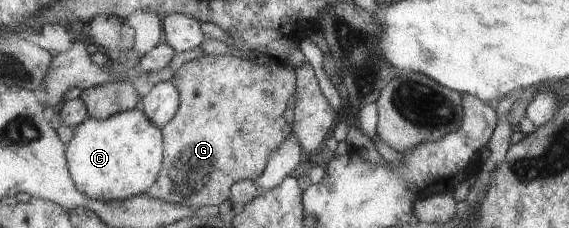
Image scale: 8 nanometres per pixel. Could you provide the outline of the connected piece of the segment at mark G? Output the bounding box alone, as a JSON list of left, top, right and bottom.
[145,54,296,209]

